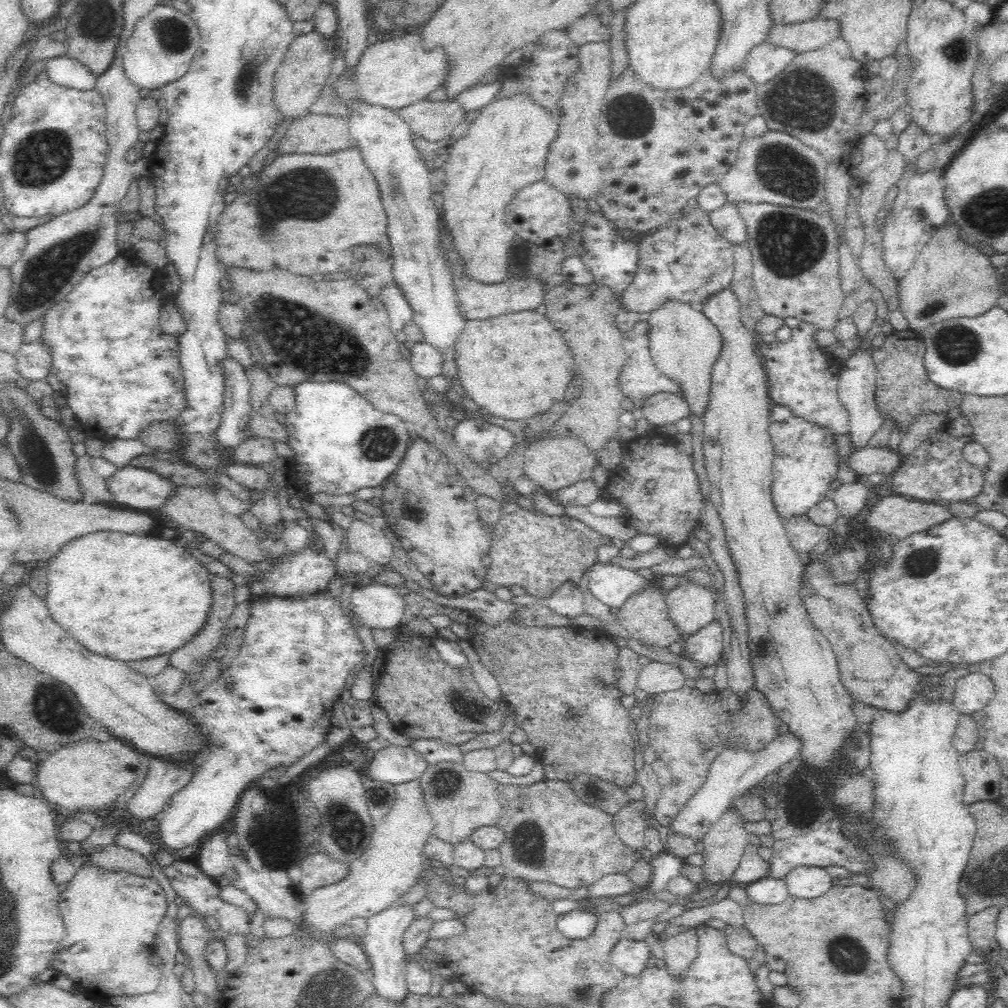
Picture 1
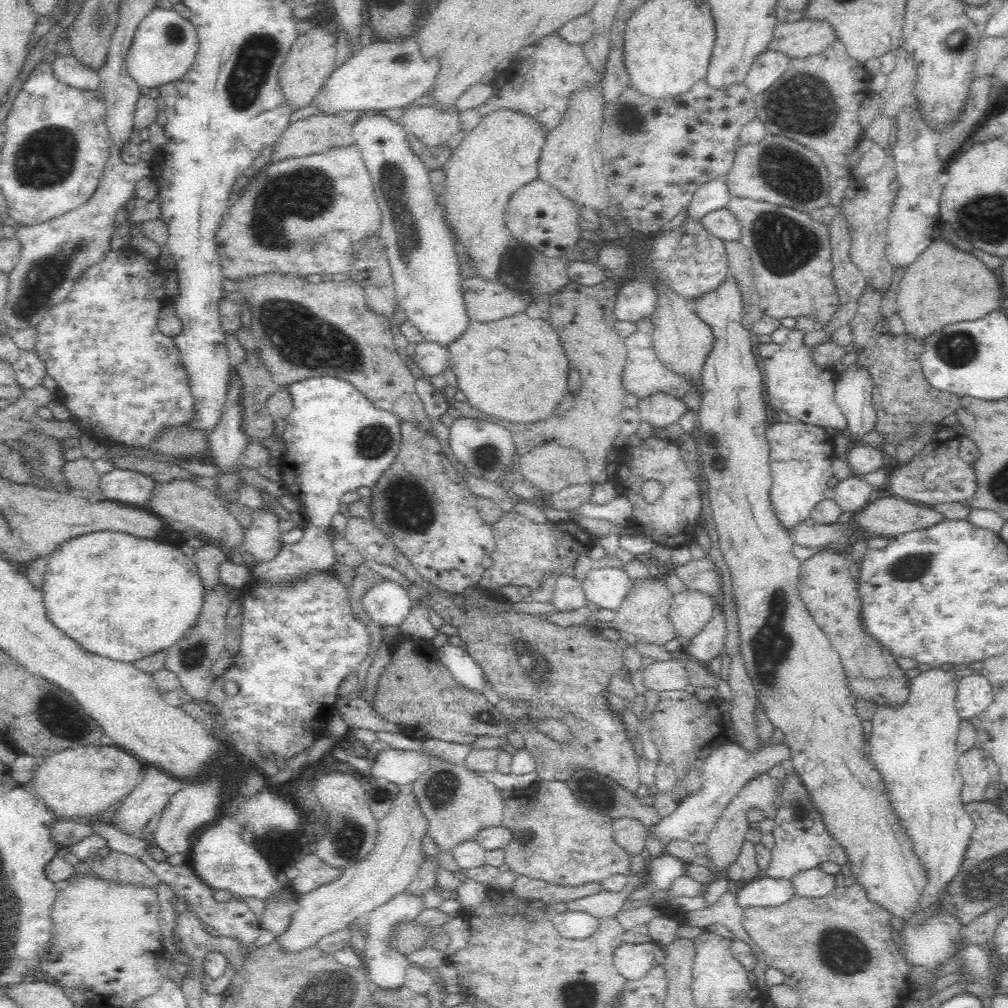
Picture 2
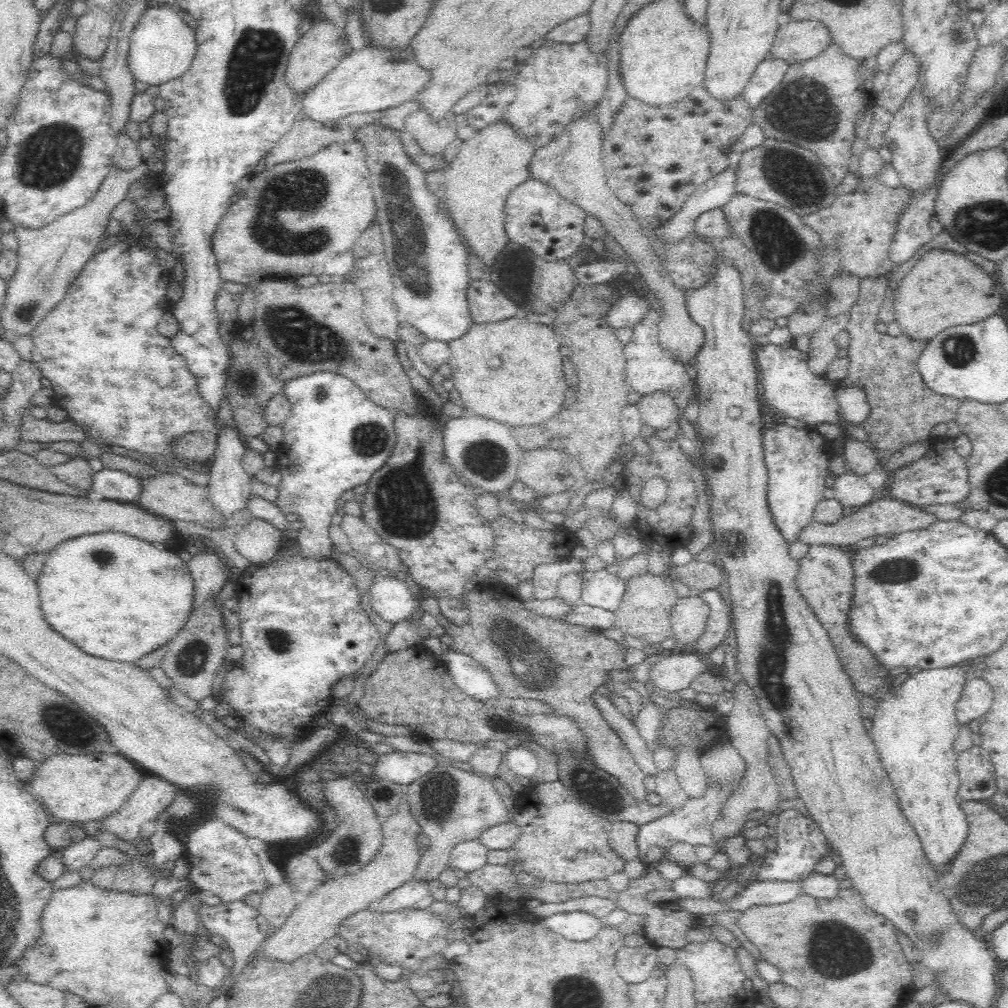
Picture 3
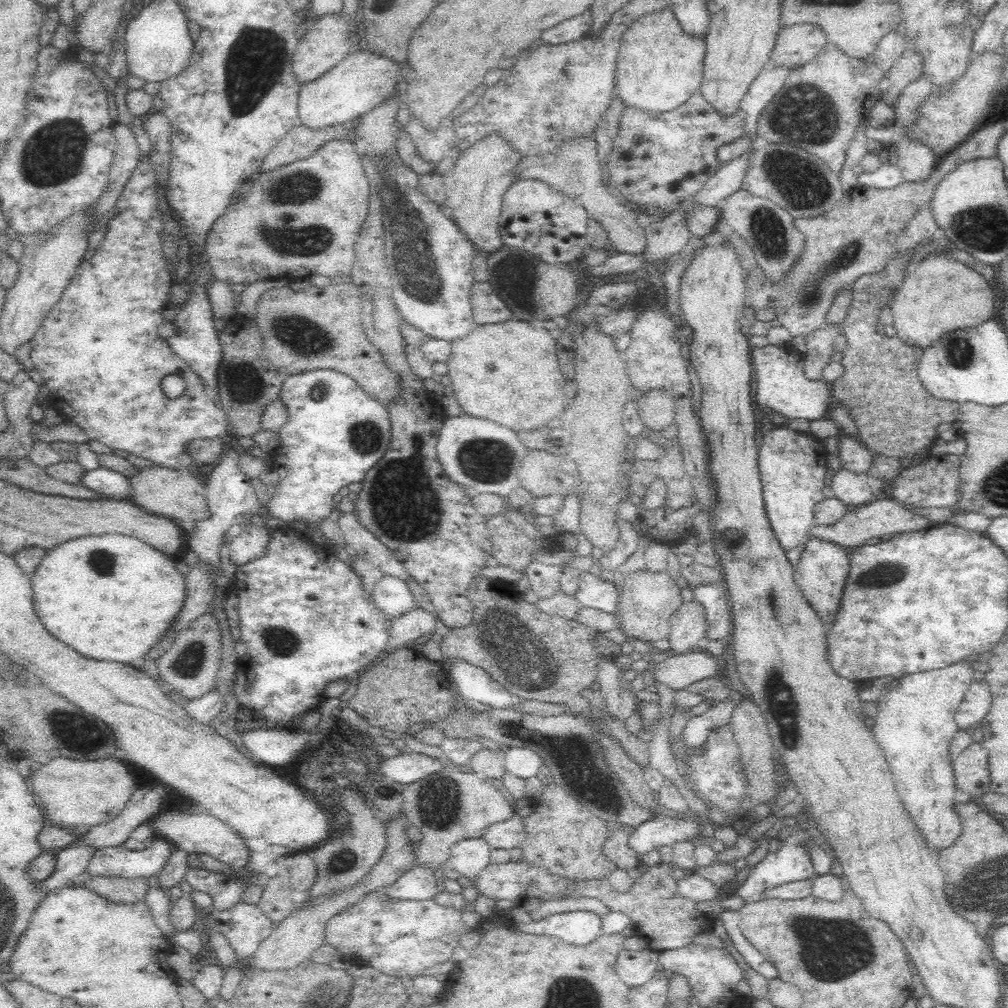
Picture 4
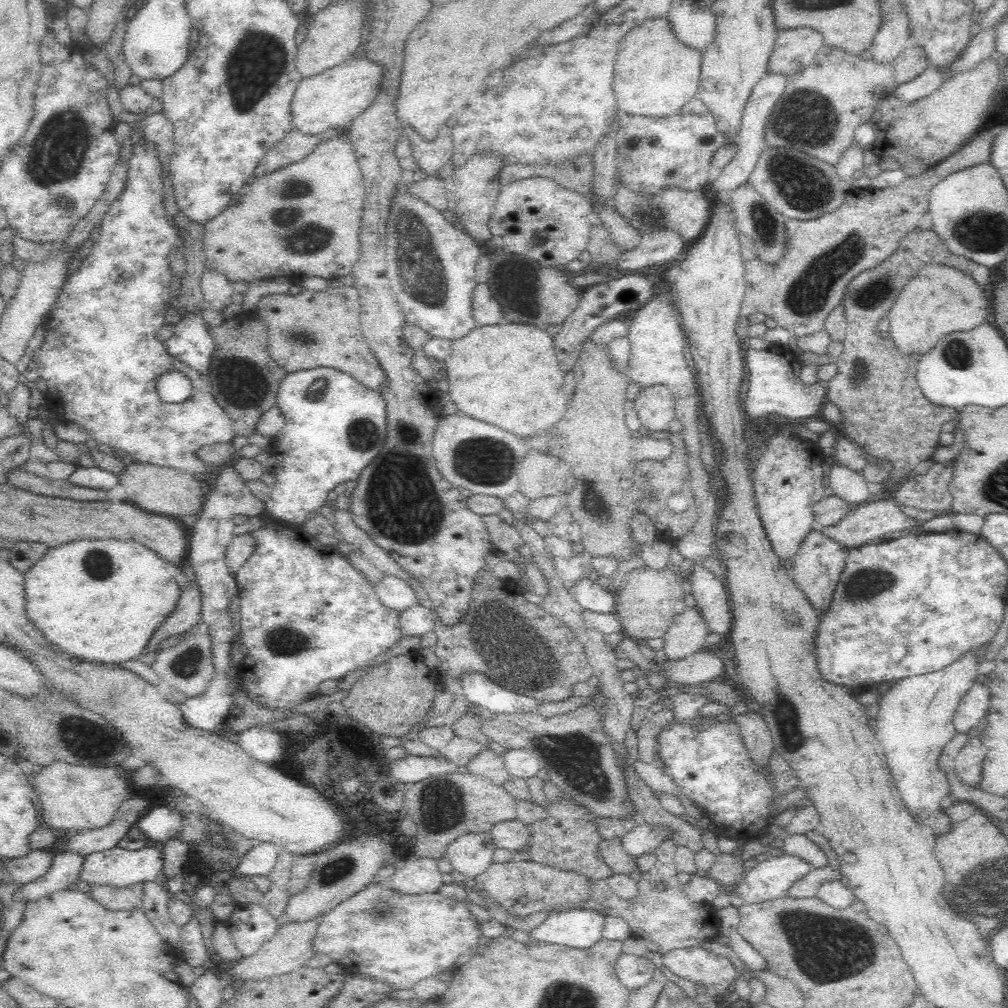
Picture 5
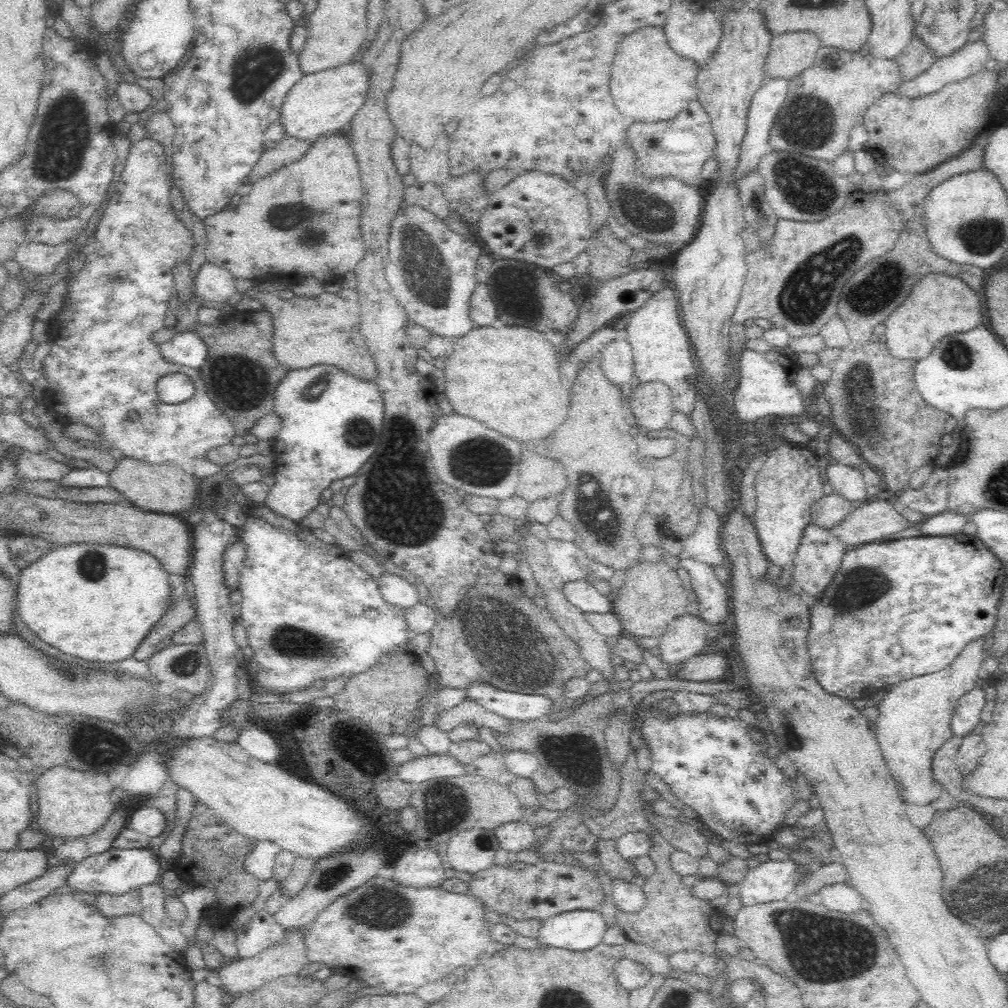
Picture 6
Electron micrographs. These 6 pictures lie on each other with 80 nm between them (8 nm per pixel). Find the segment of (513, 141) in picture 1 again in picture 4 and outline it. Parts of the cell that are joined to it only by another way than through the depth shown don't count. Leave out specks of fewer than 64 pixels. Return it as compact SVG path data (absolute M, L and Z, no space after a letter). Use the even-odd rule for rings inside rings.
M492 134L486 140L480 140L472 148L468 148L445 177L446 202L444 207L451 210L450 219L457 228L471 240L478 244L476 248L484 252L497 251L502 244L498 235L497 219L501 214L502 194L510 188L512 182L519 178L516 175L516 162L519 162L514 148L510 148L502 136Z

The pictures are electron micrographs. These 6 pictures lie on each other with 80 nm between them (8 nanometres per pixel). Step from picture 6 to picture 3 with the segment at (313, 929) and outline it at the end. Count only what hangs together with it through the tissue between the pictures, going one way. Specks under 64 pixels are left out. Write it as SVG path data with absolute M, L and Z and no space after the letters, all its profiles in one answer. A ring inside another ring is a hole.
M364 908L364 910L358 910L346 918L342 918L342 922L338 924L337 937L340 937L346 941L347 946L353 946L354 944L366 949L367 955L376 955L382 963L390 963L390 965L400 965L403 969L408 969L410 972L419 972L421 970L421 964L424 960L436 956L436 954L444 954L446 946L448 946L448 934L450 930L454 932L456 929L452 928L454 922L444 920L442 914L433 912L428 908L402 908L402 910L394 910L394 912L380 912L374 908Z

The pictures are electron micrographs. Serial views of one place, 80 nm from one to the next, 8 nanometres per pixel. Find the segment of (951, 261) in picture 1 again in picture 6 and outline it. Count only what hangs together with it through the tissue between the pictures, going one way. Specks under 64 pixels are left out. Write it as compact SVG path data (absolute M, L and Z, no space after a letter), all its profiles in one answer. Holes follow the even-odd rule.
M930 273L924 275L911 289L905 303L883 322L879 330L879 337L888 344L886 347L894 359L918 362L932 352L934 345L942 340L942 337L966 332L980 327L983 323L982 302L978 294L968 289L968 285L958 277Z

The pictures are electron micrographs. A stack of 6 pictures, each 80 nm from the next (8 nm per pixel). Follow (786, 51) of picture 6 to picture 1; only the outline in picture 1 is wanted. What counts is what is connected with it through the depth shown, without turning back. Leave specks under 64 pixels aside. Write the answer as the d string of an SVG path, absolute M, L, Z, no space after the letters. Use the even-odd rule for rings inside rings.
M819 16L817 19L794 22L794 24L775 23L770 27L765 41L800 54L822 48L838 37L840 37L838 21Z

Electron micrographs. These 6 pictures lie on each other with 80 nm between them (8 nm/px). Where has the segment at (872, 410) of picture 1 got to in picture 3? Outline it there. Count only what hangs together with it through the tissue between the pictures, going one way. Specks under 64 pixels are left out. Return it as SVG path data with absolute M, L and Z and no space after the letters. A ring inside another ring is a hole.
M836 387L835 397L844 420L860 426L868 418L870 406L866 400L866 393L860 387Z

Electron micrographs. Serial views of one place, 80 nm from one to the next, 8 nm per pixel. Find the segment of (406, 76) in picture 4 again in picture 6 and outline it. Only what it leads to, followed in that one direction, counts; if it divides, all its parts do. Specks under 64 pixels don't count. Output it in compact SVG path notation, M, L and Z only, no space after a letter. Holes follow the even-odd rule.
M359 60L305 75L290 88L279 110L284 136L314 143L320 136L344 133L356 112L364 105L369 89L368 71Z

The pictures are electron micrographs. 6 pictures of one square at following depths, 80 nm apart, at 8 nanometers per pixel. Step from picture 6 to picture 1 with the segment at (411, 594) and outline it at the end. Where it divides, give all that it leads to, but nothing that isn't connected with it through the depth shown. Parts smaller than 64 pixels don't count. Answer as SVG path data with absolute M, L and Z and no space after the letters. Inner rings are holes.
M370 584L366 588L354 589L347 610L353 620L358 616L360 624L371 630L394 630L401 624L406 607L407 603L398 588Z

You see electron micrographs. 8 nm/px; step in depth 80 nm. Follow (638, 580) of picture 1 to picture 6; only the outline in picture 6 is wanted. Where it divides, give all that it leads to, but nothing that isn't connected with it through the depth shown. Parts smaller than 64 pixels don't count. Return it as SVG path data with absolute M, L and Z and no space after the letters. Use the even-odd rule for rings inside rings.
M578 580L565 583L562 593L569 604L582 612L610 613L613 609L613 599L602 596L596 591L594 581Z

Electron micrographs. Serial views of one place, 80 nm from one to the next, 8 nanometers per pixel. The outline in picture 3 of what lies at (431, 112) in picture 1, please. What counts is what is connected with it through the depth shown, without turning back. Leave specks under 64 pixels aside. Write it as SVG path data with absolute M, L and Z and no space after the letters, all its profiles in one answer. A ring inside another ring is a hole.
M422 110L410 114L405 119L405 127L416 140L418 147L427 156L440 156L446 148L452 146L456 132L446 120L433 122L431 117Z

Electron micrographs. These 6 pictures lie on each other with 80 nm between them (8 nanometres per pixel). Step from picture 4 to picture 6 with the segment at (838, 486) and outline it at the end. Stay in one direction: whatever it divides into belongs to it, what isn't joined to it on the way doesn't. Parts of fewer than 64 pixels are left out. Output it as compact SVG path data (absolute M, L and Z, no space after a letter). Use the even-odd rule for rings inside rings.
M830 462L825 466L828 483L833 488L832 492L848 500L866 501L866 485L864 484L862 473L859 469L842 463Z

